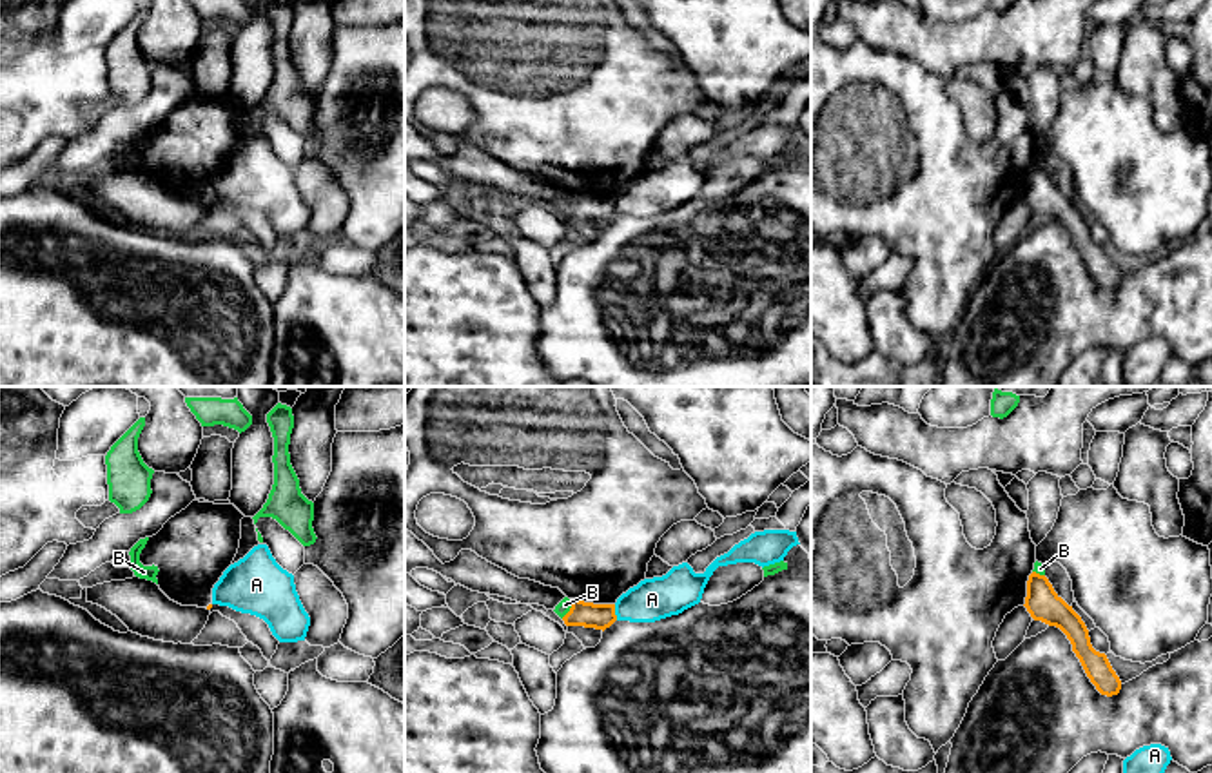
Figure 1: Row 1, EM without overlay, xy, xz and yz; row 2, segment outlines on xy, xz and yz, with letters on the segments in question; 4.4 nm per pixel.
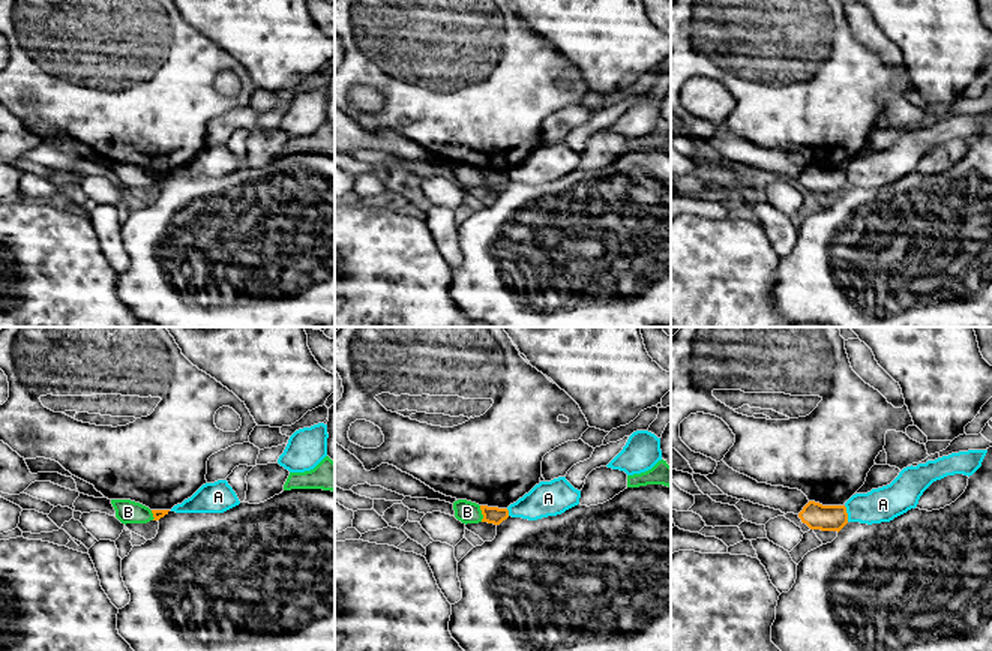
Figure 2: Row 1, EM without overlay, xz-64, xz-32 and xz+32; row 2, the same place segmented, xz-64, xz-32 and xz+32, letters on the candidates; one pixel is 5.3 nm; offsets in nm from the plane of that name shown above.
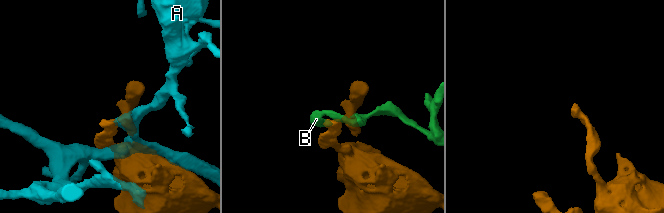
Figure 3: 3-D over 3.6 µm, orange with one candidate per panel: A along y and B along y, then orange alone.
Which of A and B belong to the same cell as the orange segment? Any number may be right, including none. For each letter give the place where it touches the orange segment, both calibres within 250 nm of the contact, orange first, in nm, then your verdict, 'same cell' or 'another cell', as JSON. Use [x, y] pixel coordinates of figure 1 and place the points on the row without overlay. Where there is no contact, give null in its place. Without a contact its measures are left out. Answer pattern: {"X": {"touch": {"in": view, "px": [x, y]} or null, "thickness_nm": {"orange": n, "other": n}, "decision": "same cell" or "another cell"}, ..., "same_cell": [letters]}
{"A": {"touch": {"in": "xz", "px": [614, 205]}, "thickness_nm": {"orange": 110, "other": 190}, "decision": "another cell"}, "B": {"touch": {"in": "xz", "px": [570, 202]}, "thickness_nm": {"orange": 110, "other": 60}, "decision": "another cell"}, "same_cell": []}

